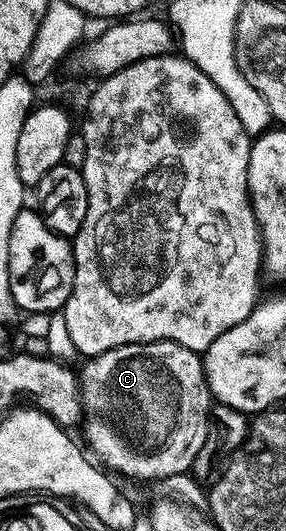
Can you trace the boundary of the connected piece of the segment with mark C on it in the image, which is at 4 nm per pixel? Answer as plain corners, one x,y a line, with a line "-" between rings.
157,340
147,344
116,346
104,354
89,357
83,364
86,365
82,372
80,368
80,429
86,435
85,447
111,473
119,472
134,480
161,482
172,474
193,469
196,454
200,454
200,446
204,446
204,438
208,434
212,407
204,360
199,353
171,340

